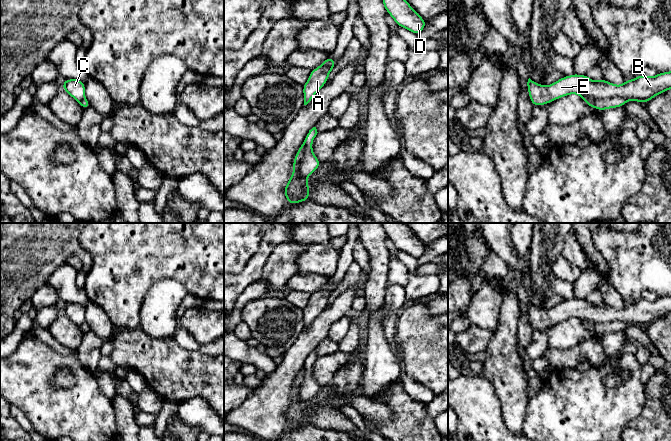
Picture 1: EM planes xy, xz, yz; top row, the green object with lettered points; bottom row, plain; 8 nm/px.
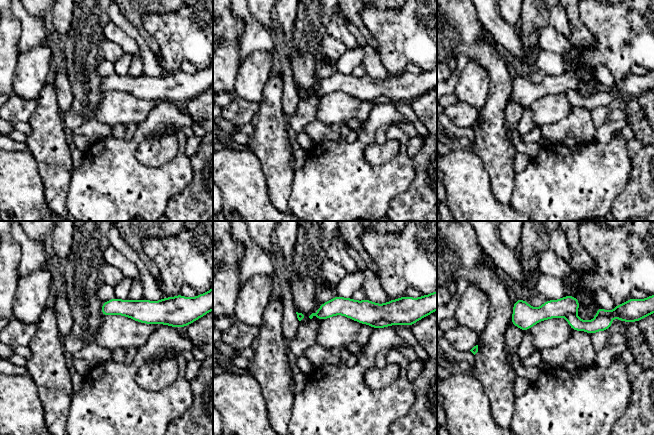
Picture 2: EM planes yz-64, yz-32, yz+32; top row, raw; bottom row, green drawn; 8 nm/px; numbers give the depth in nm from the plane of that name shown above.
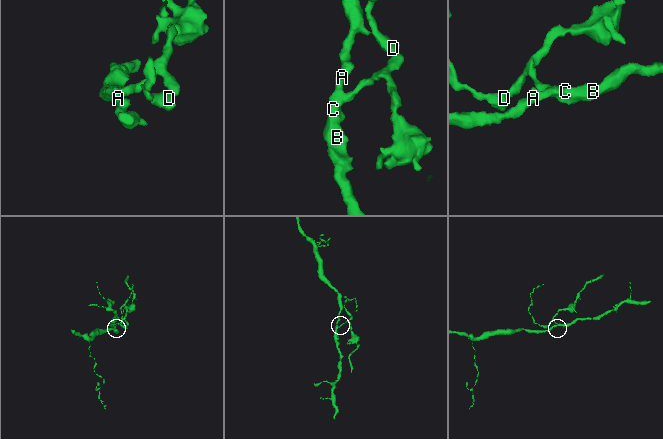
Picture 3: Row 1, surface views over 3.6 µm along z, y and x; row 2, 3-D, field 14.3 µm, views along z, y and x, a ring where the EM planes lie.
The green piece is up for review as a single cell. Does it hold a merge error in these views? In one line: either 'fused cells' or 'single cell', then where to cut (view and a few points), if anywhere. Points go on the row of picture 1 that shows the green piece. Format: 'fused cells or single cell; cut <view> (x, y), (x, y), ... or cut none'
fused cells; cut yz (582, 95), (596, 99), (621, 96), (626, 100)

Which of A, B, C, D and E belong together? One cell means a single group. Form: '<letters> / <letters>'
A B C E / D

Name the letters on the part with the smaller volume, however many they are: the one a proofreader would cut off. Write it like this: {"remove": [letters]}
{"remove": ["D"]}

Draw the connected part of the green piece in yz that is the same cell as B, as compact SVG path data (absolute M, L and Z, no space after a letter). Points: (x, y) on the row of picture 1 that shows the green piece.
M671 71L657 73L654 77L640 74L635 79L625 80L620 86L604 78L593 81L587 75L576 73L565 76L549 86L538 84L529 78L527 86L533 106L546 105L570 94L587 96L596 100L619 96L626 101L647 103L655 96L671 89Z

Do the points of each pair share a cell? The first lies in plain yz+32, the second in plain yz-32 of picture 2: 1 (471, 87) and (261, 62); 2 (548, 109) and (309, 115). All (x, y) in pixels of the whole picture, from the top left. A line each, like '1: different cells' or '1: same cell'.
1: same cell
2: different cells

